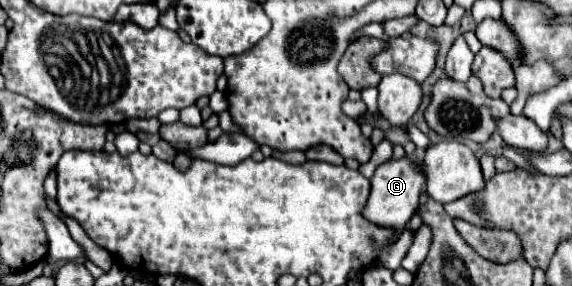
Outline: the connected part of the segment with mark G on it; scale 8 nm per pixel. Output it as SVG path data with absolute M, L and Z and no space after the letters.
M403 157L399 161L387 161L387 163L379 165L375 169L375 175L371 177L371 193L369 193L365 211L361 211L361 215L367 221L375 223L377 227L391 229L393 237L389 239L389 243L395 243L399 239L399 235L403 233L403 229L407 227L413 213L417 211L419 195L421 195L423 187L425 187L425 175L421 173L419 163L411 163L407 157Z

